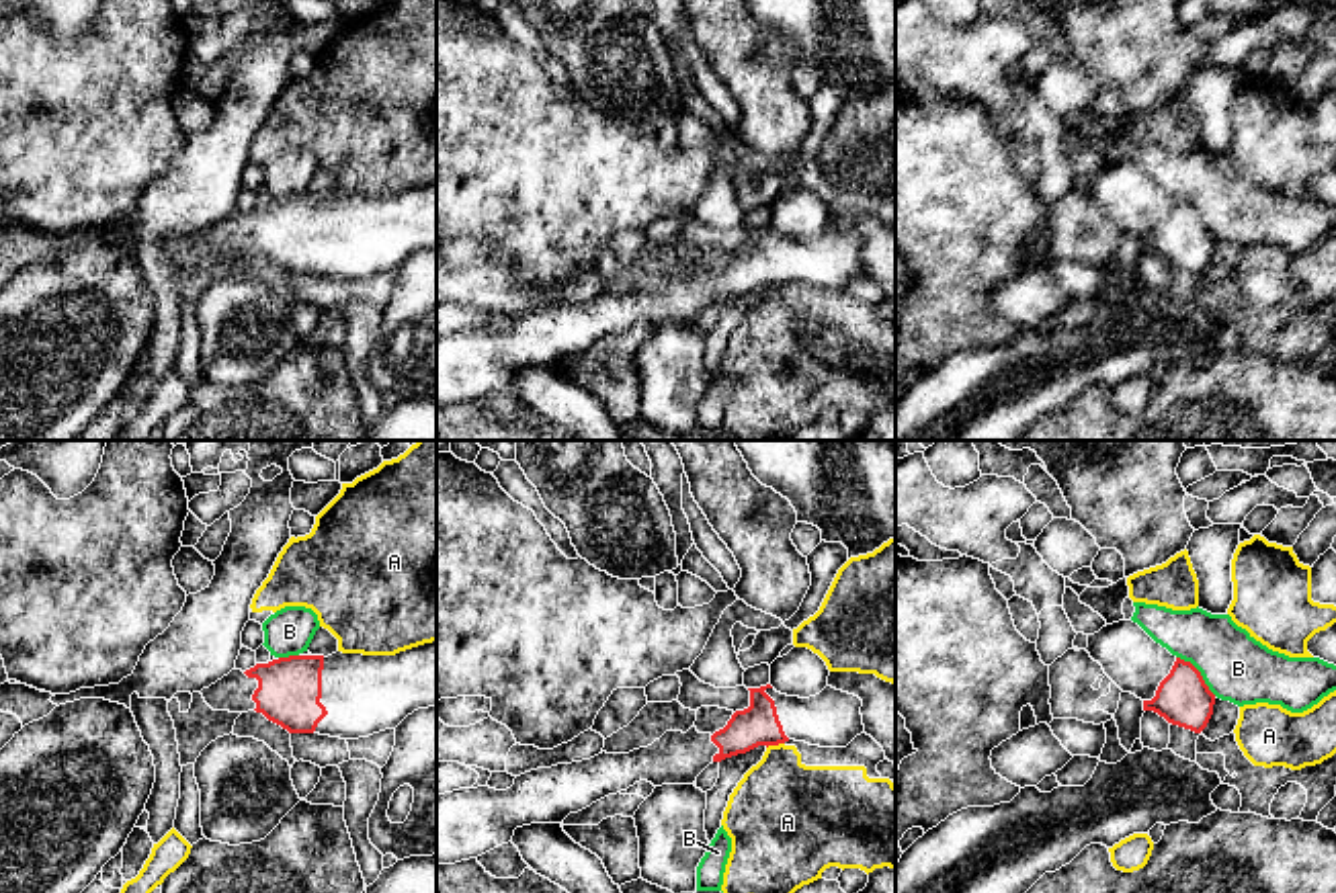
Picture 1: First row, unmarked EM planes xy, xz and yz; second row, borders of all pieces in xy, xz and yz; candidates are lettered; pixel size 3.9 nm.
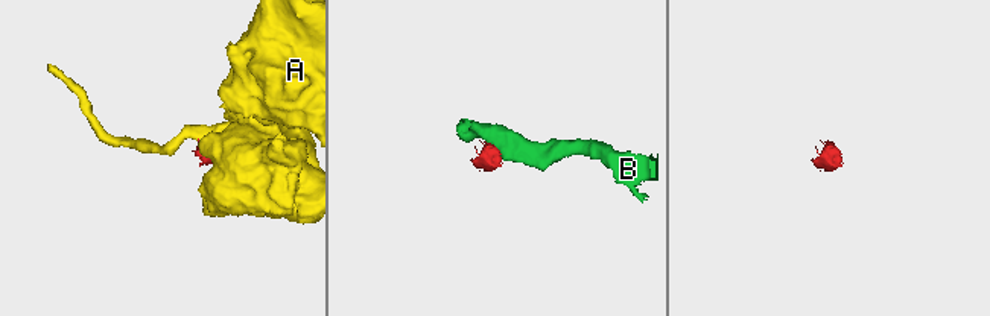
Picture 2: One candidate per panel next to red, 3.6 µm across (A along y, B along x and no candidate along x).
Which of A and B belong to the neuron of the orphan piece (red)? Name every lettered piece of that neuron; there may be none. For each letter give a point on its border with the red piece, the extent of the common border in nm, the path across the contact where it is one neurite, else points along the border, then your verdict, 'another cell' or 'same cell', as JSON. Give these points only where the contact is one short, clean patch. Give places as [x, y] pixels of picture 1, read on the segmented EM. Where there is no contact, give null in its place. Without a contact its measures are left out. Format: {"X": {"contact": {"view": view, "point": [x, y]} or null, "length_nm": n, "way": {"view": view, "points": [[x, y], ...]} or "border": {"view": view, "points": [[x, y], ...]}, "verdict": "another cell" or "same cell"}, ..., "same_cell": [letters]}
{"A": {"contact": {"view": "xz", "point": [775, 744]}, "length_nm": 80, "border": {"view": "xz", "points": [[783, 742], [767, 748]]}, "verdict": "another cell"}, "B": {"contact": {"view": "yz", "point": [1199, 672]}, "length_nm": 220, "border": {"view": "yz", "points": [[1177, 656], [1187, 660], [1216, 695]]}, "verdict": "another cell"}, "same_cell": []}

